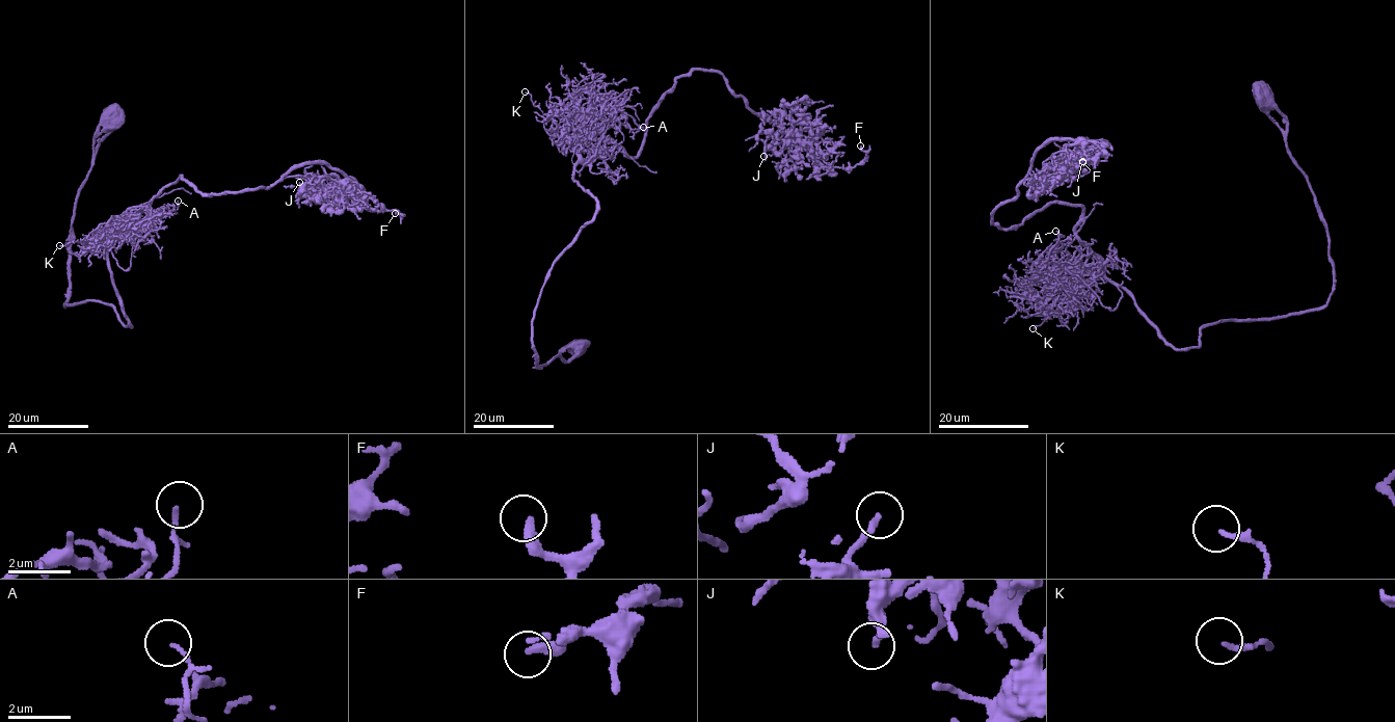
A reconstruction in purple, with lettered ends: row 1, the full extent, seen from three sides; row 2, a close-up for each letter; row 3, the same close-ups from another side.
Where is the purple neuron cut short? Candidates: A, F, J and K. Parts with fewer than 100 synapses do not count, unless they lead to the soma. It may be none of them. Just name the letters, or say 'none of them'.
none of them

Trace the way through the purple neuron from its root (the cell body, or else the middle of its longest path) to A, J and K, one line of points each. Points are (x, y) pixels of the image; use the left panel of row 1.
A: (113, 115), (95, 138), (74, 208), (64, 306), (98, 299), (130, 325), (108, 240), (178, 201)
J: (113, 115), (64, 306), (130, 325), (108, 240), (180, 175), (350, 180), (299, 182)
K: (113, 115), (95, 138), (74, 208), (64, 306), (98, 299), (130, 325), (108, 235), (87, 247), (59, 245)

